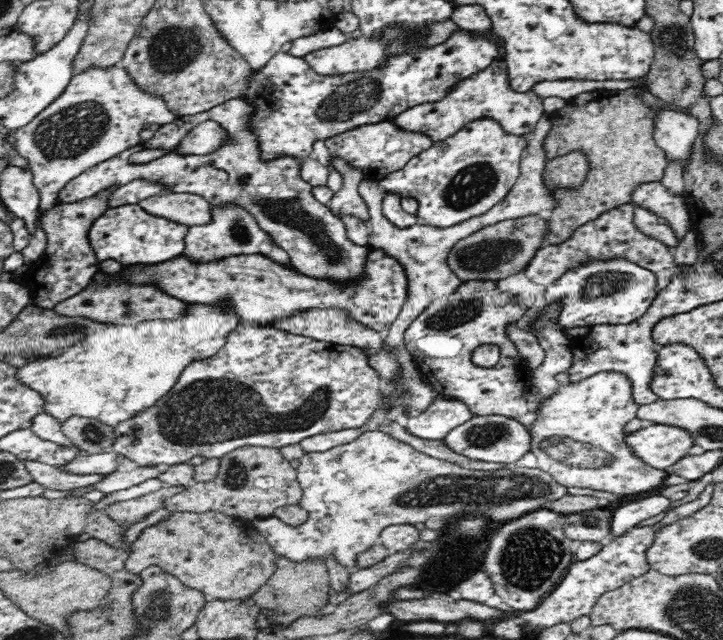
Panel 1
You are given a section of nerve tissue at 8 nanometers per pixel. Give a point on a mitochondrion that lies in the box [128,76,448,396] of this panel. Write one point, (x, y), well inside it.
(289, 212)

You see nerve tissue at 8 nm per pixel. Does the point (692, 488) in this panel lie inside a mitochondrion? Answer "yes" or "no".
no

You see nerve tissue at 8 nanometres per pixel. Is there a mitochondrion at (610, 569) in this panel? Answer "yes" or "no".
no

